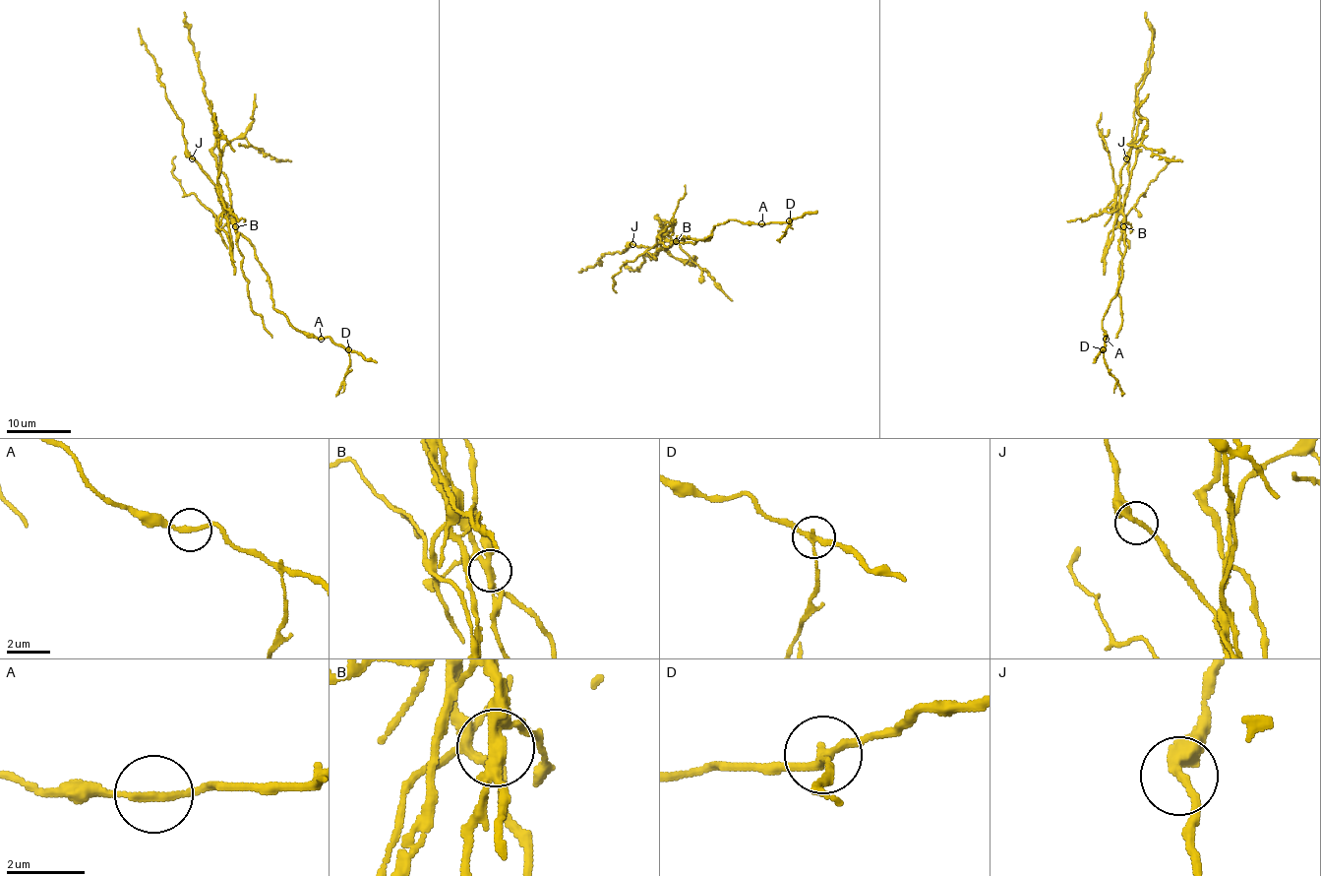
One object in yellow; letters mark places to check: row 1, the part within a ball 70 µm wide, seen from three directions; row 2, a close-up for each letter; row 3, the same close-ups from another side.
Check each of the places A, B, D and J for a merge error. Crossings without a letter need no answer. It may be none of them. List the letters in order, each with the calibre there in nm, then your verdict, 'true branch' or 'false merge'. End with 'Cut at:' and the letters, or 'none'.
A: 200 nm | true branch
B: 280 nm | false merge
D: 200 nm | false merge
J: 280 nm | true branch
Cut at: B, D

